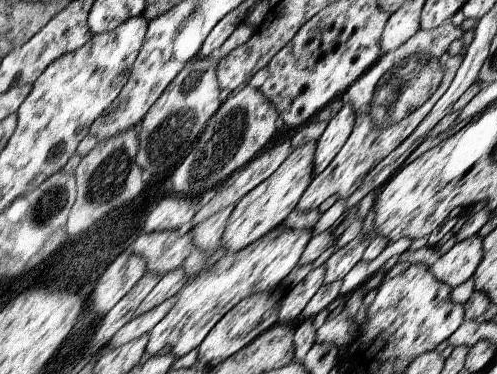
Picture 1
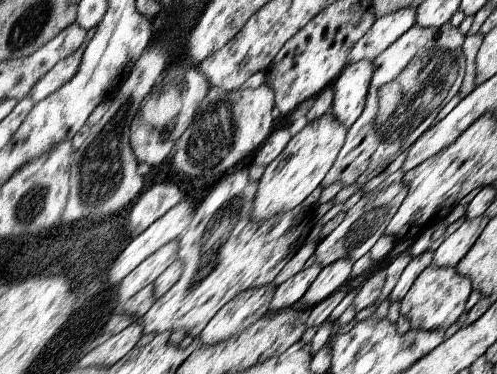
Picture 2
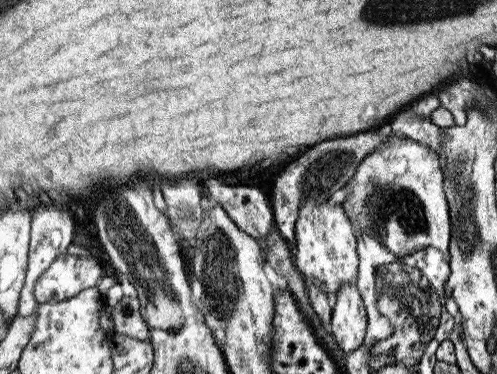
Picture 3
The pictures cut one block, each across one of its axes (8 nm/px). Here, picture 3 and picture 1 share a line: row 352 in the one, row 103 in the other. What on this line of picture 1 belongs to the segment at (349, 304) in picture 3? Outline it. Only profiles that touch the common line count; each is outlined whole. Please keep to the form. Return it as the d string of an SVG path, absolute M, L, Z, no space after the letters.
M343 100L343 108L329 120L323 134L315 142L317 148L315 148L315 160L313 160L313 176L319 176L337 156L337 152L341 152L341 146L349 138L353 124L355 124L353 108L351 104L347 104L347 100Z

